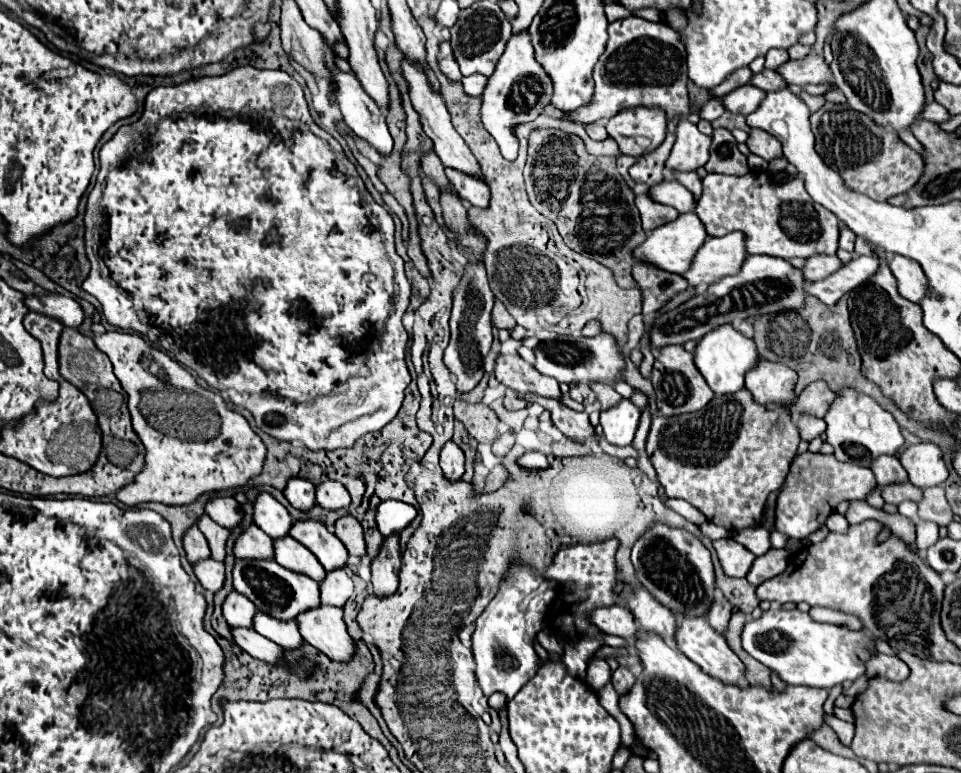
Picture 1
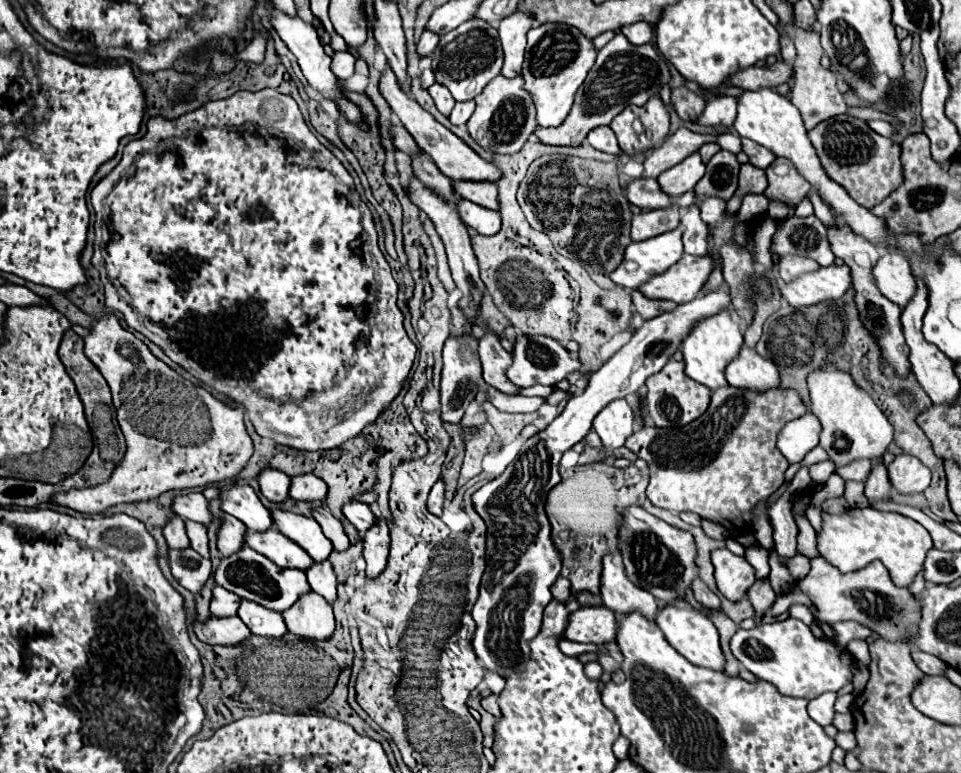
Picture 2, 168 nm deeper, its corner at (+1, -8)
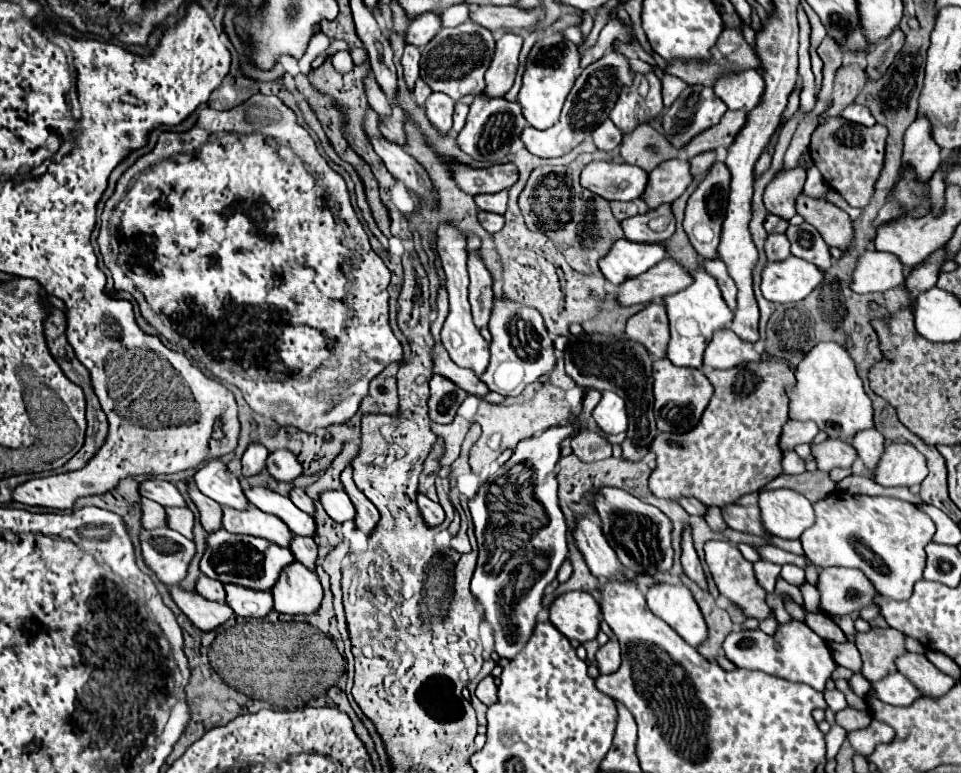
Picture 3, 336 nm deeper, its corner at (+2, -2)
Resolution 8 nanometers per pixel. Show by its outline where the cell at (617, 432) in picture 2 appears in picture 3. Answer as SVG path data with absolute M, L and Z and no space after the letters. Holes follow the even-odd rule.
M602 392L602 400L594 408L592 418L608 434L624 432L626 426L628 426L624 400L618 394L614 394L614 392Z

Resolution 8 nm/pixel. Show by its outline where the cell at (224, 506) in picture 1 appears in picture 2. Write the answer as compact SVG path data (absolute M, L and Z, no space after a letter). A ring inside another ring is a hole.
M197 492L197 494L185 494L175 498L173 502L173 510L187 520L193 522L201 522L201 524L209 524L213 520L213 512L209 508L209 500Z

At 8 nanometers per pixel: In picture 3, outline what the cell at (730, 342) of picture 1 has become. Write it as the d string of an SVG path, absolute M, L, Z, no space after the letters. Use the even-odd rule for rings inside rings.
M702 264L698 266L698 270L692 276L694 276L694 282L686 290L680 290L678 294L662 298L668 320L670 320L670 342L666 348L666 358L674 366L700 368L704 350L706 350L712 334L720 328L726 328L730 324L730 320L734 318L734 314L726 306L714 278L710 278L710 274L706 274L706 270L702 270Z

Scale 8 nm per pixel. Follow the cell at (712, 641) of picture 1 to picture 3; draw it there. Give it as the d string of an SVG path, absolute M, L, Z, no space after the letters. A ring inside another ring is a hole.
M654 584L646 592L646 602L652 614L656 614L668 626L672 626L690 646L696 648L706 640L706 622L690 590L684 584Z

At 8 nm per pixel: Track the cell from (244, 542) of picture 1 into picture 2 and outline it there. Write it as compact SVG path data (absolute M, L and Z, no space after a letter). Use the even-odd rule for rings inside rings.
M223 514L223 524L219 528L219 536L217 536L217 548L221 552L221 556L231 556L235 552L239 552L239 548L243 548L243 536L245 536L247 528L243 528L241 520L237 520L235 516Z

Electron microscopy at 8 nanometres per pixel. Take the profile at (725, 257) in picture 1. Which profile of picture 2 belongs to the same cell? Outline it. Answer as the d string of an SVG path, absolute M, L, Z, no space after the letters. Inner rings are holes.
M715 250L715 254L709 252L707 256L691 256L691 254L685 254L667 272L663 272L661 276L651 278L639 290L647 298L673 300L677 304L689 302L703 288L703 284L707 282L709 274L713 272L717 260L721 262L719 250Z

